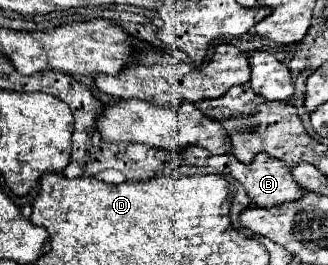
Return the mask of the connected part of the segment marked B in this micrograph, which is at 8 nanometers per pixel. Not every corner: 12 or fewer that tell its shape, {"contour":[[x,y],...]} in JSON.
{"contour":[[182,151],[186,165],[212,167],[240,181],[258,207],[302,197],[290,167],[266,153],[234,155]]}

